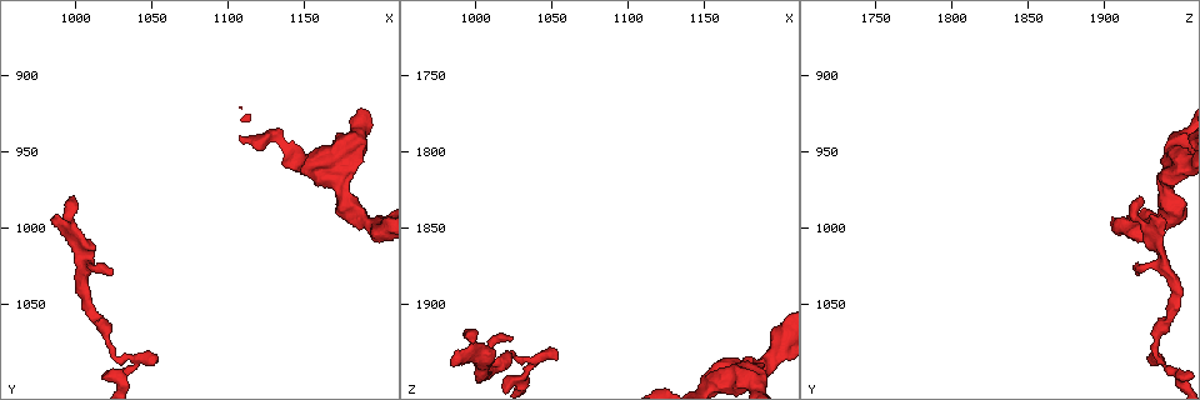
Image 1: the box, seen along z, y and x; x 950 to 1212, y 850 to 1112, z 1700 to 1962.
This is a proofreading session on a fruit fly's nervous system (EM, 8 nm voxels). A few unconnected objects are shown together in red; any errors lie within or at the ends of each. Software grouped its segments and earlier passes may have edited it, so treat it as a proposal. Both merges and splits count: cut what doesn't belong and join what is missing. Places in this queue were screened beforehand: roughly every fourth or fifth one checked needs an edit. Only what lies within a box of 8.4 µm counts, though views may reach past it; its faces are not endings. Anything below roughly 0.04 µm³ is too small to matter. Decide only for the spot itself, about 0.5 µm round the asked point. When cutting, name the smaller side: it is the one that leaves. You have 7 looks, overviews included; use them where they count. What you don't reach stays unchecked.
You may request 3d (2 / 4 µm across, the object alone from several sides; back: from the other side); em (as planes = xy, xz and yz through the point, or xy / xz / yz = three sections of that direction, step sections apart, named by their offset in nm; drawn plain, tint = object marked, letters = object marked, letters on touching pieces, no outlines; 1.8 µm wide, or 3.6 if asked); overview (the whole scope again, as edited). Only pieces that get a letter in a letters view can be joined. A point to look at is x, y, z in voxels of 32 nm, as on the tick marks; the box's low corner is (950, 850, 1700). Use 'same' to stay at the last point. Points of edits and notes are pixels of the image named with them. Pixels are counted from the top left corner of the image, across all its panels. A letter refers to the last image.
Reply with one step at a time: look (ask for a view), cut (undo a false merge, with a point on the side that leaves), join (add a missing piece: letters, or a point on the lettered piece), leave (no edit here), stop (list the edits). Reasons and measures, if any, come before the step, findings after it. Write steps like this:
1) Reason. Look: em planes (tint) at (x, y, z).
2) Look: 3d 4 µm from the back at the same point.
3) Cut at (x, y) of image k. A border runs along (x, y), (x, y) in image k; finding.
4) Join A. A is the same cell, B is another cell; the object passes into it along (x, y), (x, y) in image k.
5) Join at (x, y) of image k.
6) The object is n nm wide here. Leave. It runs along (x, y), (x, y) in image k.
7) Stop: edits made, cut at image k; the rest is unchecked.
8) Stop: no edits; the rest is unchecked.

Look: em planes (letters) at (982, 994, 1940).

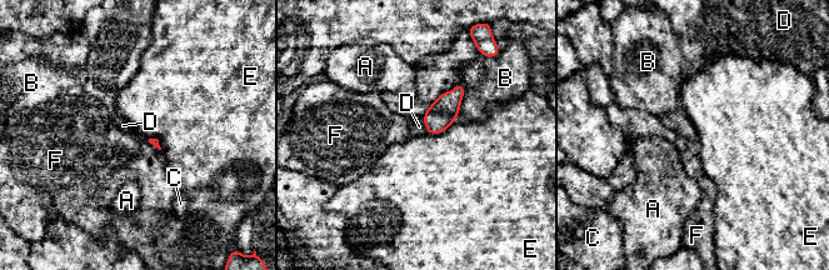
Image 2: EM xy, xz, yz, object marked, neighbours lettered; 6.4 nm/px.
Join D. D is the same cell, A, B, C, E and F are other cells; the object passes into it along (442, 114), (425, 124), (419, 126) in image 2; it goes on there.

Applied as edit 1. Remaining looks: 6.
Look: overview.

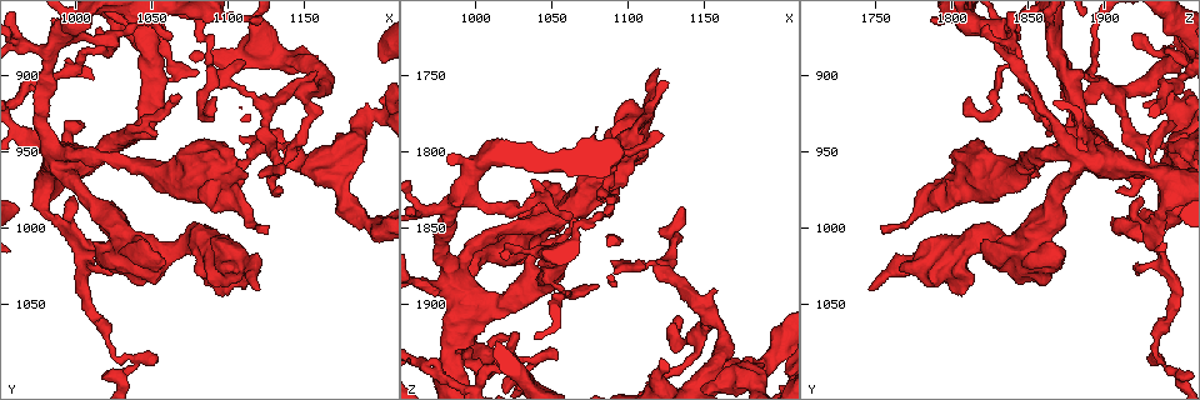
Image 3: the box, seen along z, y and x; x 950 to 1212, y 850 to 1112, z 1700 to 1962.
Look: em planes (tint) at (1024, 1028, 1924).

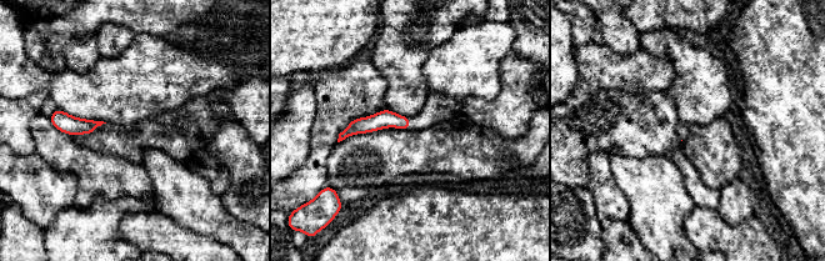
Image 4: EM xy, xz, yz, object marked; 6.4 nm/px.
Look: em planes (letters) at the same point.

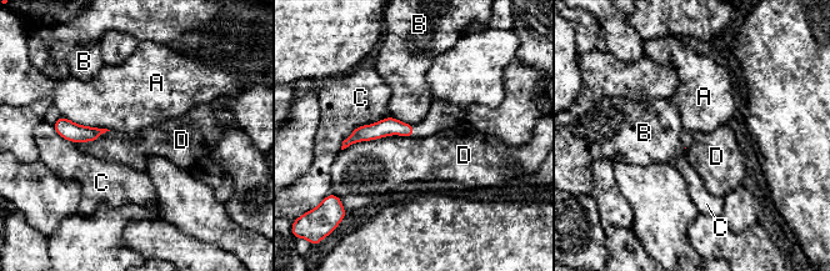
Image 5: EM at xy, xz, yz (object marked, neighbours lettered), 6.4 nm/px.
Leave. A, B, C and D are other cells; a border runs along (395, 134), (359, 140), (341, 150) in image 5; none of them fits.

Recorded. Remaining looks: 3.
Tapers out. Look: 3d 2 µm from the back at (1088, 914, 1810).

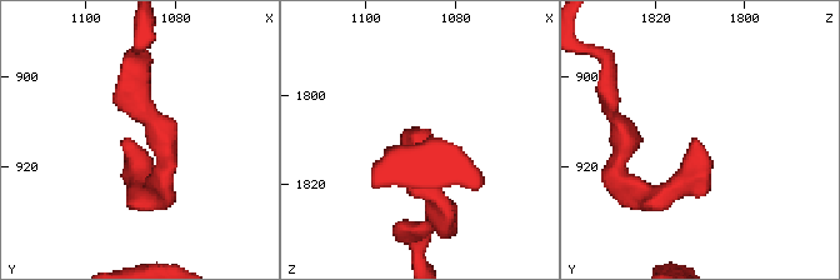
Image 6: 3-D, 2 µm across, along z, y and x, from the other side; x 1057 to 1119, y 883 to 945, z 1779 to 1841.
Look: em xz step 4 (letters) at (1091, 914, 1810).

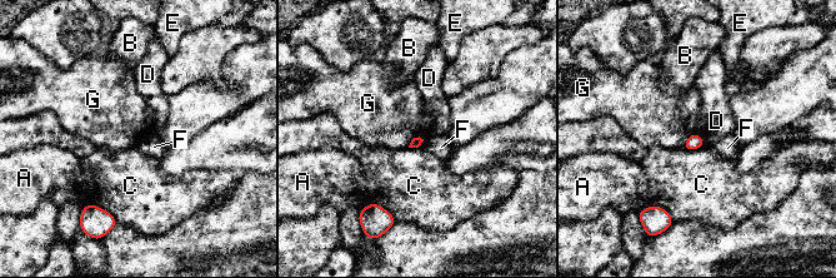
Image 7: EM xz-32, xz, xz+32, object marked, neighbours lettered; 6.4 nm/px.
Look: em xy step 4 (letters) at the same point.

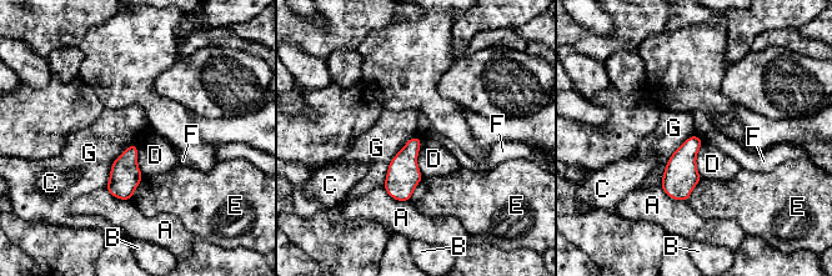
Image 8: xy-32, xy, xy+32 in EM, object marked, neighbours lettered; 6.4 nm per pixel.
The object is 120 nm wide here. Leave. A, B, C, D, E, F and G are other cells; a border runs along (419, 135), (391, 160), (382, 186) in image 8; no lettered piece goes on from it.

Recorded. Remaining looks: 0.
Stop: edits made, join at image 2; the rest is unchecked.

